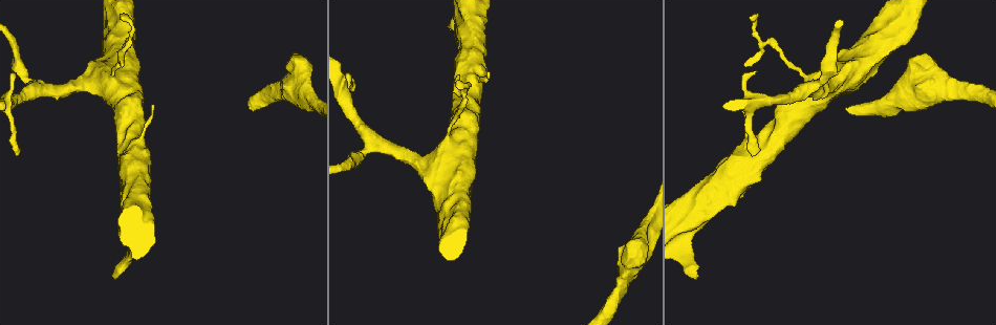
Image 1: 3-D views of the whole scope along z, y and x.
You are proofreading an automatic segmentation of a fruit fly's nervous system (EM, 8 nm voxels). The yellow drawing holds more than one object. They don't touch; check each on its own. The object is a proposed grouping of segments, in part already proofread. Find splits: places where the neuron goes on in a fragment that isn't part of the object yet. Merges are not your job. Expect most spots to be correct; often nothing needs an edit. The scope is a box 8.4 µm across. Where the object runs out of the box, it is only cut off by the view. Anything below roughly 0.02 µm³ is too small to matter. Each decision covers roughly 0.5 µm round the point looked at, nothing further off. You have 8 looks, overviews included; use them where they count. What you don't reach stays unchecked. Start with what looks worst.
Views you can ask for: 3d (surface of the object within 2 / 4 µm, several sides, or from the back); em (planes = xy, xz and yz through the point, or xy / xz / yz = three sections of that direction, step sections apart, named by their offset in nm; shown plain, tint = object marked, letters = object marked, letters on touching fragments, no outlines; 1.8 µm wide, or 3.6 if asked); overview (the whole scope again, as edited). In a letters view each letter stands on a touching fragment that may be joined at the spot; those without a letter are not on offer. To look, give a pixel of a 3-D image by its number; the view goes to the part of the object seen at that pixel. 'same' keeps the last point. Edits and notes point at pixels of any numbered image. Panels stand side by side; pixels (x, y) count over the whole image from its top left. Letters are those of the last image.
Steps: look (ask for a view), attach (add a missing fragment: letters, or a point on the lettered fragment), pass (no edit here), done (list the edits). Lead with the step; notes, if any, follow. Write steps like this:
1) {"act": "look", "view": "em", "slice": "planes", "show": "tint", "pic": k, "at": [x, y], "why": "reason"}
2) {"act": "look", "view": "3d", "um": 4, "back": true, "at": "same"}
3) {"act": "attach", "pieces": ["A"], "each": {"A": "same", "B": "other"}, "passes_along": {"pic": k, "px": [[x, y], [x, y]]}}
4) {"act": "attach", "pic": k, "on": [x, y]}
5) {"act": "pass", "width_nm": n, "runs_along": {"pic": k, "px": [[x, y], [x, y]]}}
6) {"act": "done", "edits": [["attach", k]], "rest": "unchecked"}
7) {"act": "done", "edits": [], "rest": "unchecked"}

{"act": "look", "view": "3d", "um": 4, "pic": 1, "at": [693, 277], "why": "end of a long branch"}

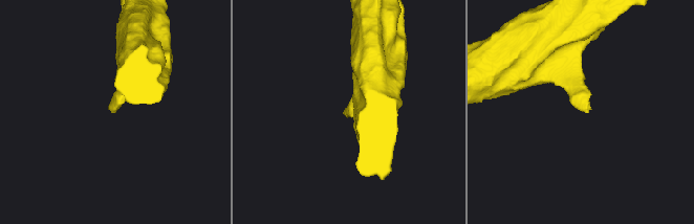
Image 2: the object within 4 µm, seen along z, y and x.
{"act": "look", "view": "em", "slice": "planes", "show": "letters", "pic": 2, "at": [588, 112], "why": "need the tissue"}

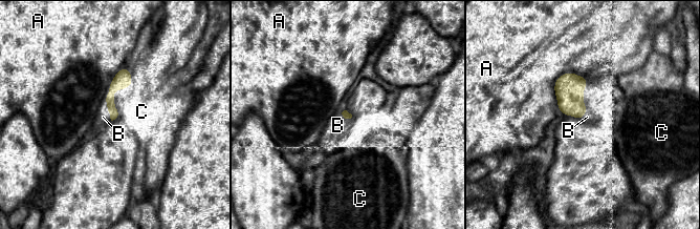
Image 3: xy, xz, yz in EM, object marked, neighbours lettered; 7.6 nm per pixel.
{"act": "attach", "pic": 3, "on": [103, 117], "each": {"A": "other", "B": "same", "C": "other"}, "passes_along": {"pic": 3, "px": [[121, 81], [107, 109], [103, 117]]}, "found": "it goes on there"}

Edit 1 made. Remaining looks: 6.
{"act": "look", "view": "overview", "why": "see it whole again"}

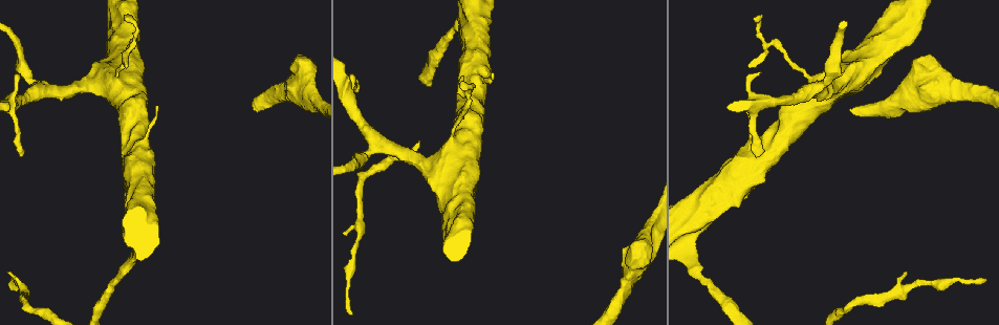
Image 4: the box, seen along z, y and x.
{"act": "look", "view": "em", "slice": "yz", "step": 8, "show": "letters", "pic": 4, "at": [22, 156], "why": "branch stops here"}

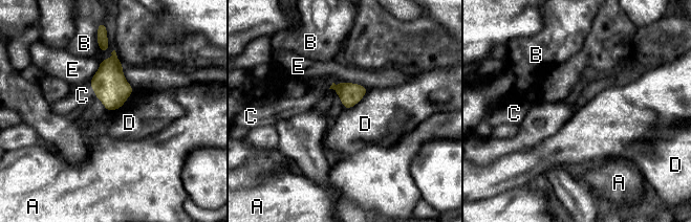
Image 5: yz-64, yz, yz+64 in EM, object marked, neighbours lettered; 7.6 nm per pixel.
{"act": "attach", "pic": 5, "on": [82, 95], "each": {"A": "other", "B": "other", "C": "same", "D": "other", "E": "other"}, "found": "the neuron continues"}

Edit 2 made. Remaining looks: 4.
{"act": "look", "view": "3d", "um": 2, "pic": 4, "at": [460, 78], "why": "an open end"}

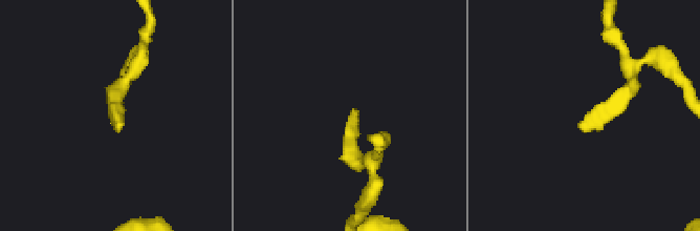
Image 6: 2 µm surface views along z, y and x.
{"act": "look", "view": "em", "slice": "yz", "step": 4, "show": "tint", "pic": 6, "at": [352, 111], "why": "shape alone is not enough"}

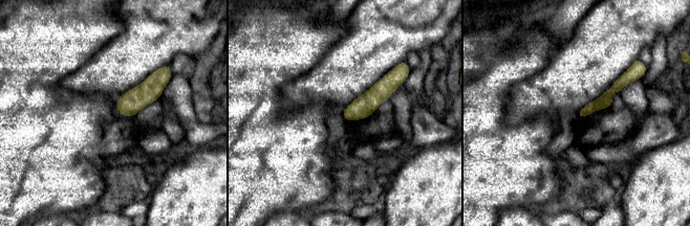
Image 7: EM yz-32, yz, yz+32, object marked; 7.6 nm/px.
{"act": "look", "view": "em", "slice": "yz", "step": 4, "show": "letters", "at": "same", "why": "what lies round it"}

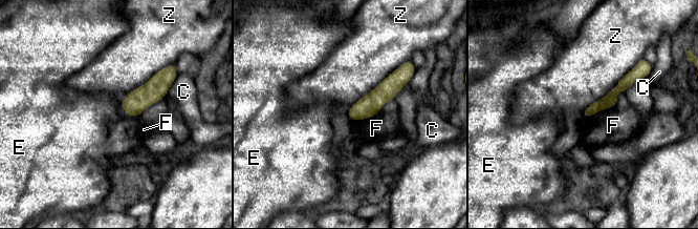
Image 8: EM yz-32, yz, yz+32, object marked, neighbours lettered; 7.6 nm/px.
{"act": "pass", "longest_contact_nm": ["Z", 600], "each": {"C": "other", "E": "other", "F": "other", "Z": "other"}, "border": {"pic": 8, "px": [[122, 99], [123, 110], [139, 117]]}, "found": "no lettered fragment goes on from it"}

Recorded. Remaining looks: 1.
{"act": "done", "edits": [["attach", 3], ["attach", 5]], "rest": "unchecked"}

